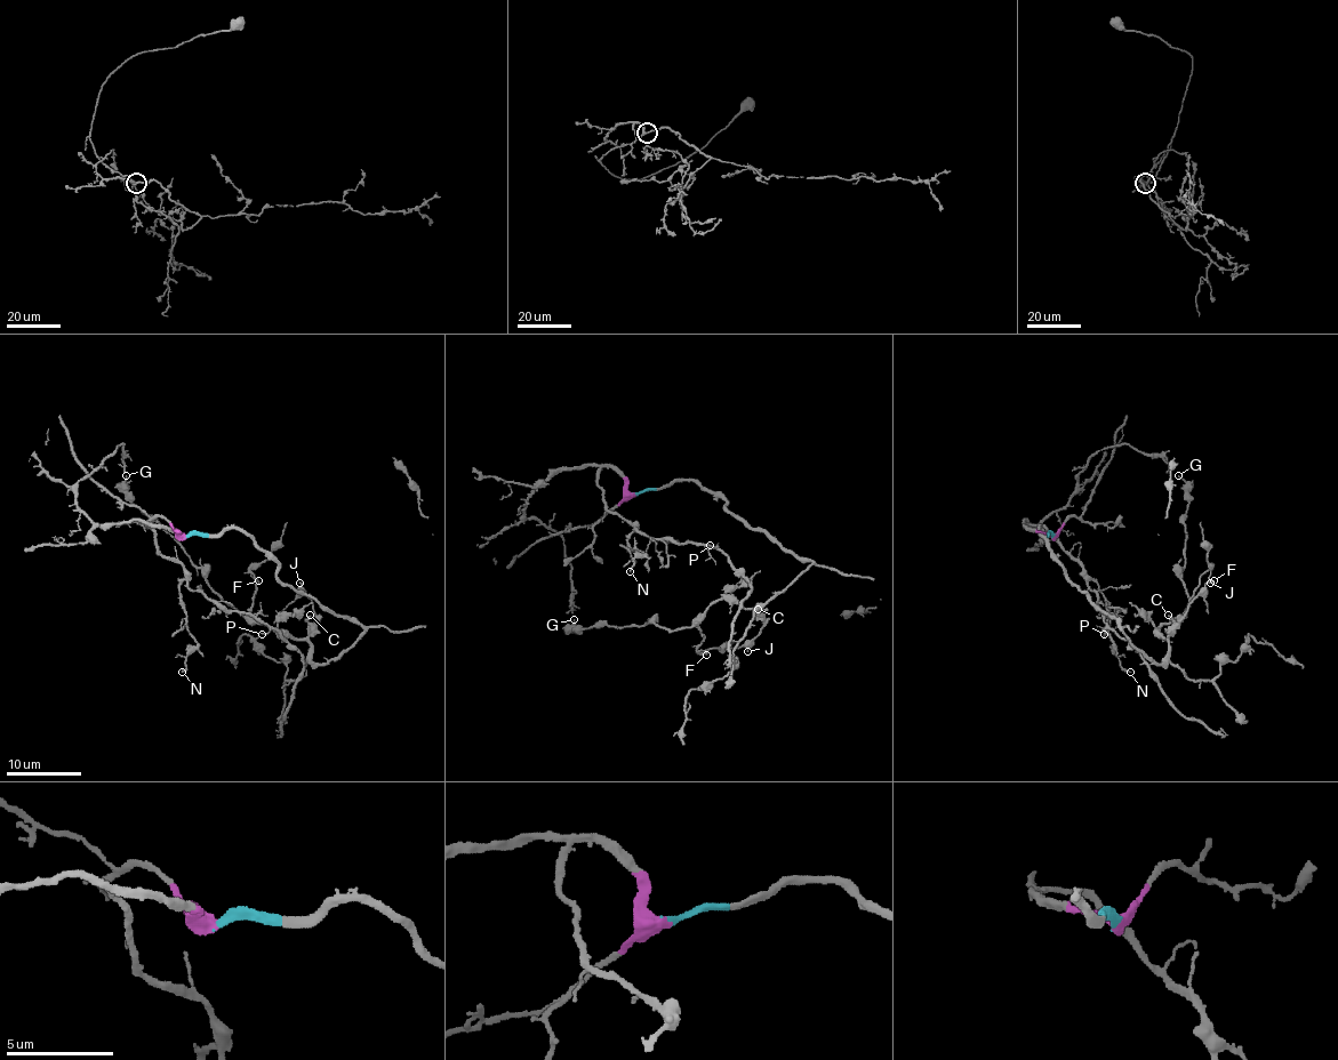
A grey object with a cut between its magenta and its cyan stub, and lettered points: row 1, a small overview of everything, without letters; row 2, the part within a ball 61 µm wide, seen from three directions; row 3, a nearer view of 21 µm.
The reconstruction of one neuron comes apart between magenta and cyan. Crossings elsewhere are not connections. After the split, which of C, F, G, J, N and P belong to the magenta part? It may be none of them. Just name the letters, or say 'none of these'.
N, P

